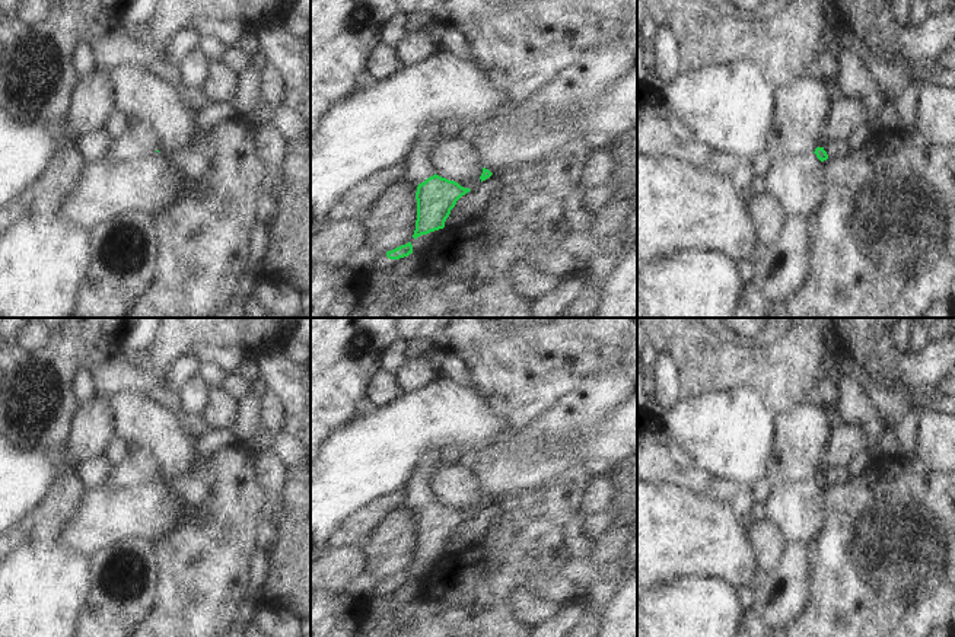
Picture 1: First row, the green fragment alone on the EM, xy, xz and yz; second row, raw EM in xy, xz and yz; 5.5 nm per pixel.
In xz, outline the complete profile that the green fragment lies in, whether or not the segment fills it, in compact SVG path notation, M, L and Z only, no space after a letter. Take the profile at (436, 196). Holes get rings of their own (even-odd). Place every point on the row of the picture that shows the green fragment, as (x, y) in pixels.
M436 173L418 184L416 192L417 220L413 238L417 239L421 235L443 229L456 201L469 191L469 188Z

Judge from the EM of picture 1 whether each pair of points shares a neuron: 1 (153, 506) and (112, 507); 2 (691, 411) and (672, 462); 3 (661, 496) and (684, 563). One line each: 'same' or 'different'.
1: same
2: different
3: same

